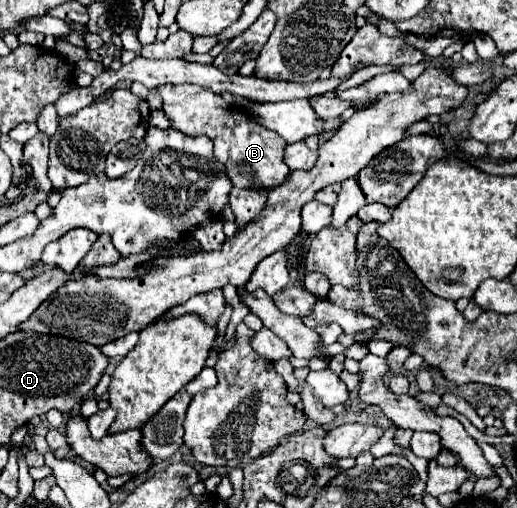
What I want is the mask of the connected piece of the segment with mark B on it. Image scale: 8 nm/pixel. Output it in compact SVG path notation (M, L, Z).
M165 84L155 90L163 98L163 110L173 128L185 134L207 134L213 140L215 158L223 162L227 178L235 188L273 190L287 182L291 174L283 162L283 148L287 142L283 142L283 138L275 132L269 132L269 128L245 116L241 108L231 108L219 94L195 84Z

